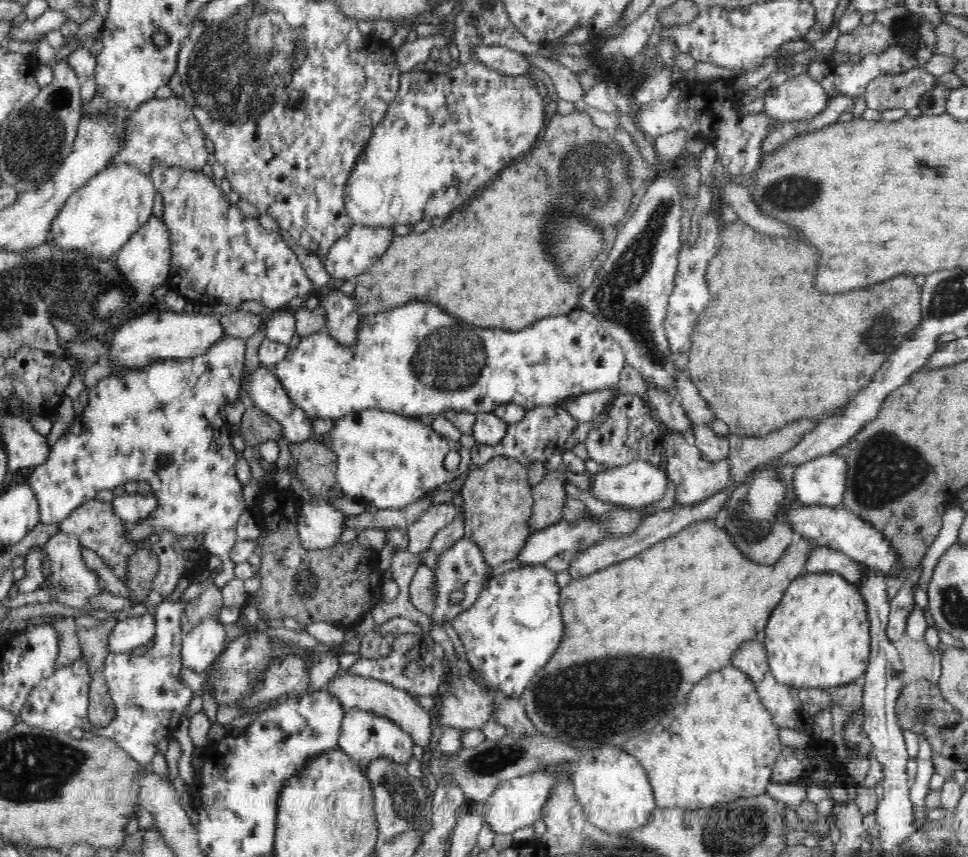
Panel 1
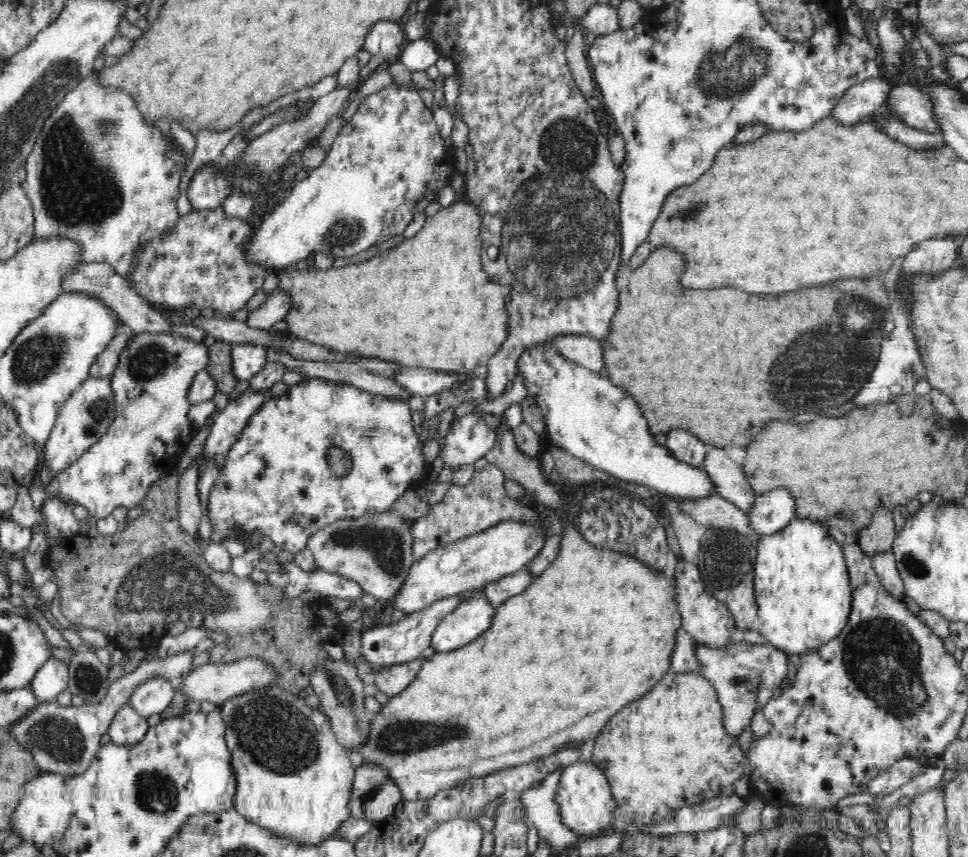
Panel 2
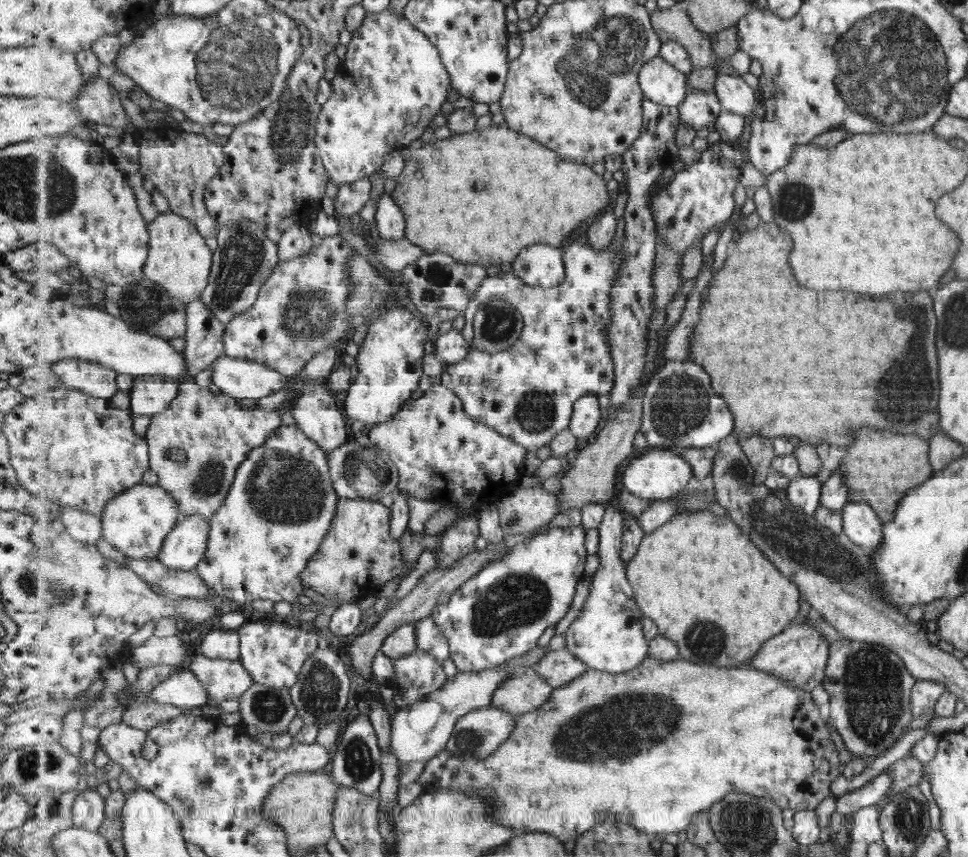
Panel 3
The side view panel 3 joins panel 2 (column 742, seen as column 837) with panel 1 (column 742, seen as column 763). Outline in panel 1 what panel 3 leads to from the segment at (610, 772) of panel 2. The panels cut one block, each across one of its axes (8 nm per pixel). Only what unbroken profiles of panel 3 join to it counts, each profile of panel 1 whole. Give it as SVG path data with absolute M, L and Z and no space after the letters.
M728 666L706 676L684 704L678 704L666 718L657 718L658 724L650 732L642 732L624 744L623 751L634 756L644 768L660 808L706 809L730 803L735 799L756 796L766 791L771 774L784 745L778 736L779 727L762 701L751 677L739 668Z

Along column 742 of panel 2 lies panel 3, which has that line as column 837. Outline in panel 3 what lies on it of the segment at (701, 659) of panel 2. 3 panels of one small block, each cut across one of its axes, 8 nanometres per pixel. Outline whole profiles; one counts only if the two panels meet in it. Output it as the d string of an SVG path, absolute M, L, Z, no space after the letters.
M842 637L832 642L823 684L830 696L829 722L853 756L843 772L845 778L861 774L865 770L866 758L877 758L881 750L889 748L907 726L911 714L914 714L912 688L916 682L904 661L882 644Z

